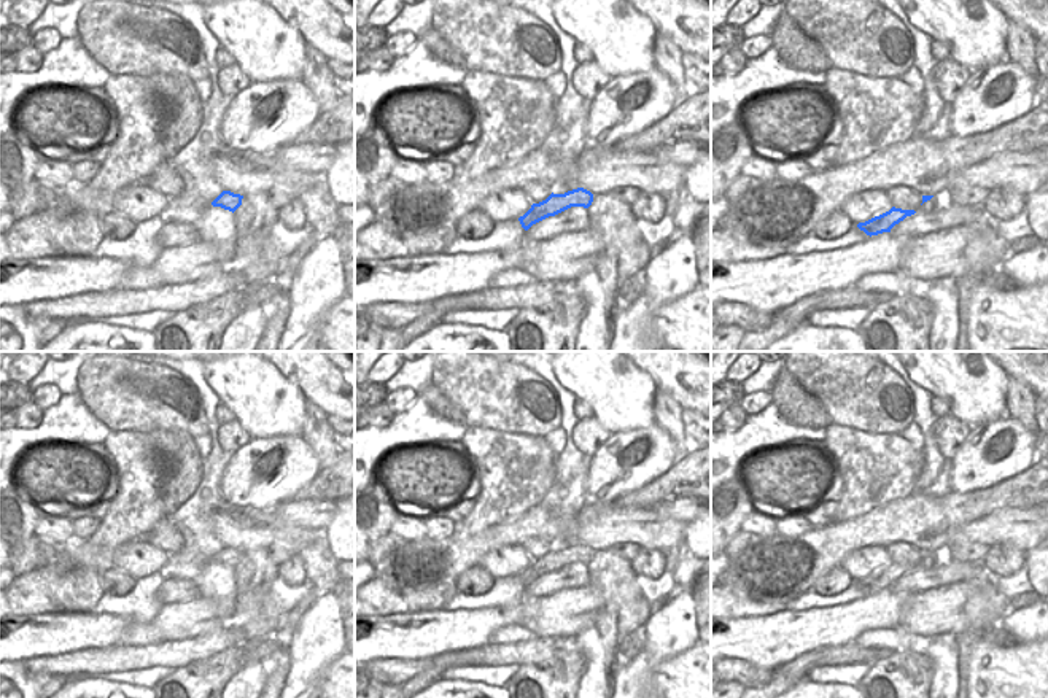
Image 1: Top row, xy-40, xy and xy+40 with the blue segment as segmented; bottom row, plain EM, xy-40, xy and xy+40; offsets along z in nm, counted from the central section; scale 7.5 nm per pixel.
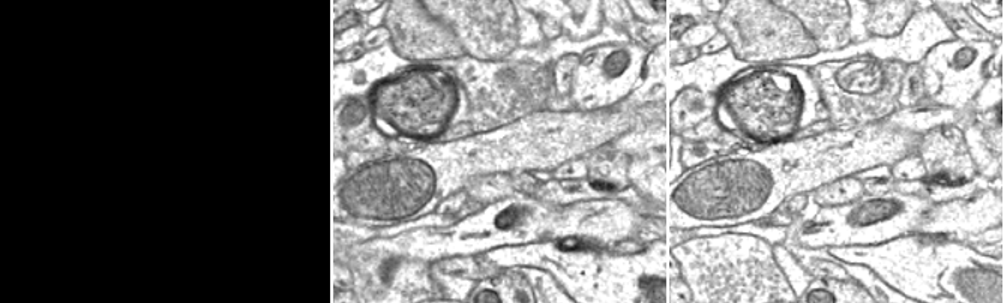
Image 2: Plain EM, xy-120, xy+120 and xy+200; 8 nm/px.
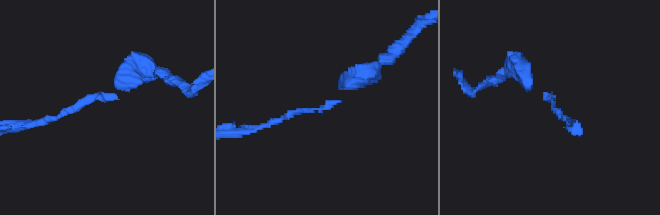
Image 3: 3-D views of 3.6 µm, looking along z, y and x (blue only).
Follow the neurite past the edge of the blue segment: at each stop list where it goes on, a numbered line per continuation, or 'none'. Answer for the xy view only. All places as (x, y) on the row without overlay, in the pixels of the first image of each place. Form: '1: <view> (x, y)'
none

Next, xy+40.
none

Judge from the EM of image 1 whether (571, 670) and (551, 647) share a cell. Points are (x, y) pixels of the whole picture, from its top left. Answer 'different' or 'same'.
different

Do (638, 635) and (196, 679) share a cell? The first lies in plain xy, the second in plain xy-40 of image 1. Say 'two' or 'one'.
one

